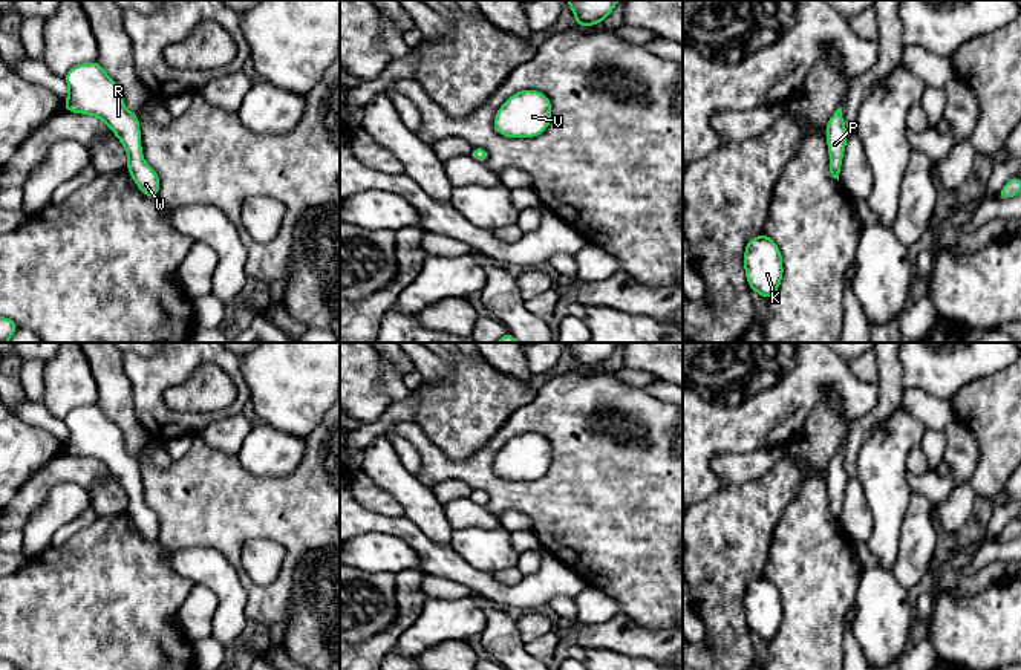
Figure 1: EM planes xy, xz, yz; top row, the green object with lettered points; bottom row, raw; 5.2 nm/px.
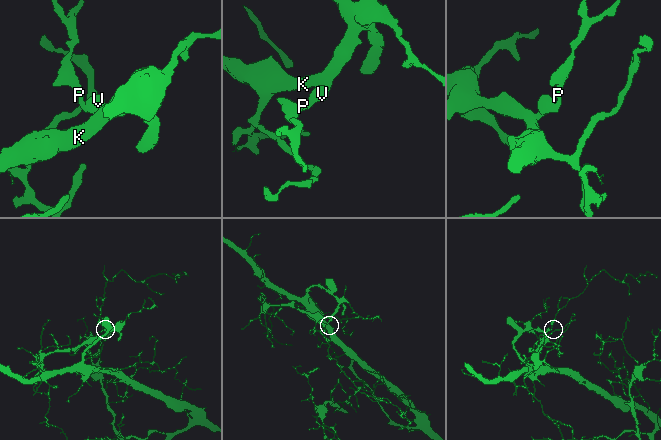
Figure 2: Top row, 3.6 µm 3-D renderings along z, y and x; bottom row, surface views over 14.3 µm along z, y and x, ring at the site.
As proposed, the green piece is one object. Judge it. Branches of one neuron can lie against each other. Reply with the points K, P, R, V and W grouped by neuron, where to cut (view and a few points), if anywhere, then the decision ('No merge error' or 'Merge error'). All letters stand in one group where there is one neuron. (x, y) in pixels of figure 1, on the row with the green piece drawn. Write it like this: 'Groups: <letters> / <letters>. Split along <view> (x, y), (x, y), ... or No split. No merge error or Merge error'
Groups: K P R V W. No split. No merge error

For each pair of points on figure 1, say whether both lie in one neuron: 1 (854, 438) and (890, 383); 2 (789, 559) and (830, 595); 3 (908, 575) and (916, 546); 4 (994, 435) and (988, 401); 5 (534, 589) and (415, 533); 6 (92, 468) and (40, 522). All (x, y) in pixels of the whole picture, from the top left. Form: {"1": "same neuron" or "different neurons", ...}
{"1": "same neuron", "2": "same neuron", "3": "same neuron", "4": "same neuron", "5": "same neuron", "6": "different neurons"}

